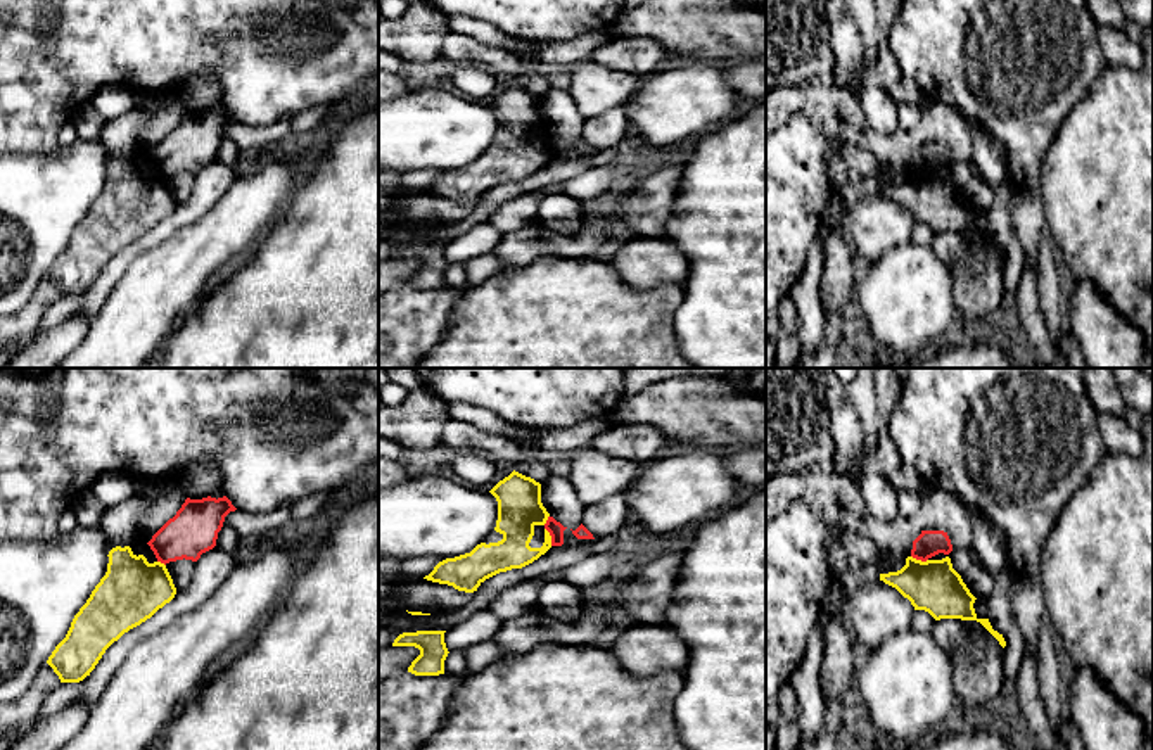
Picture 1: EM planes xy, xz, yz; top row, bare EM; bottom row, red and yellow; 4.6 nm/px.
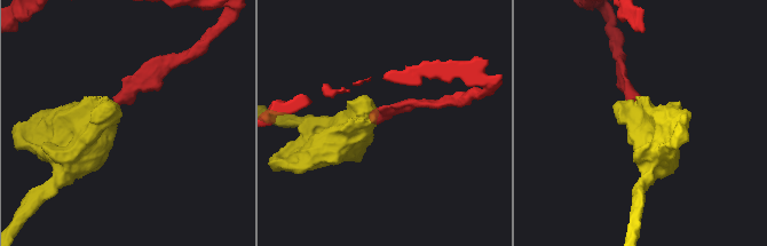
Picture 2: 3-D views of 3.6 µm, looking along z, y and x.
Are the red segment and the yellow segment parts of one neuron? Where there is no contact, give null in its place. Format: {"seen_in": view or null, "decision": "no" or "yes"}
{"seen_in": "xz", "decision": "no"}

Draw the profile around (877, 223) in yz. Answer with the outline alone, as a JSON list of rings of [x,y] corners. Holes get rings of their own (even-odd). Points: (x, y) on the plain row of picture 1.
[[[863,194],[849,213],[849,230],[857,259],[871,264],[887,251],[913,238],[914,219],[883,194]]]

